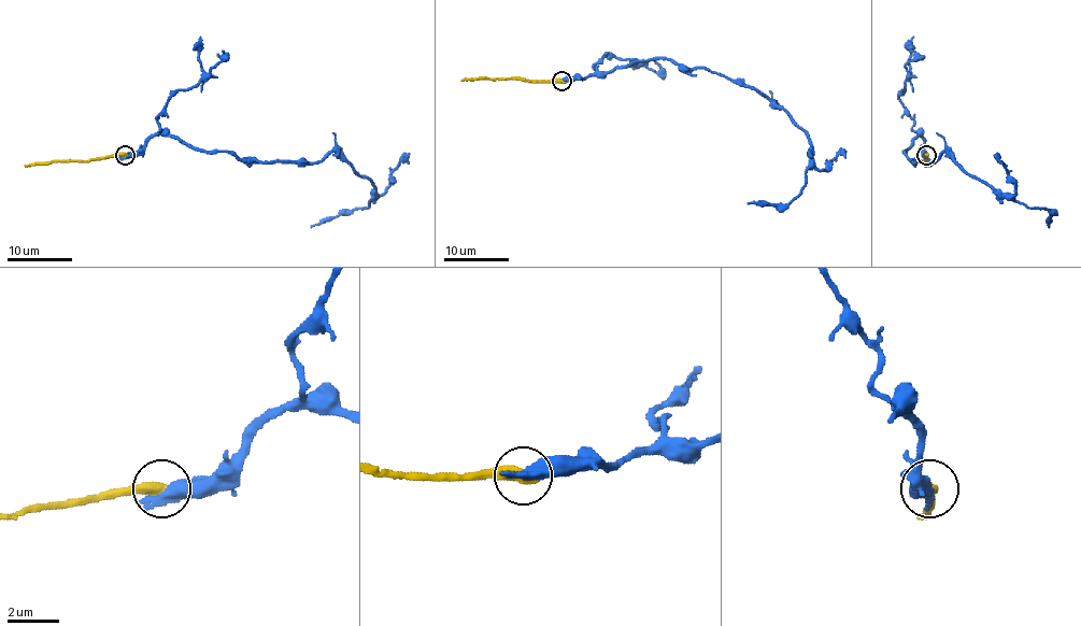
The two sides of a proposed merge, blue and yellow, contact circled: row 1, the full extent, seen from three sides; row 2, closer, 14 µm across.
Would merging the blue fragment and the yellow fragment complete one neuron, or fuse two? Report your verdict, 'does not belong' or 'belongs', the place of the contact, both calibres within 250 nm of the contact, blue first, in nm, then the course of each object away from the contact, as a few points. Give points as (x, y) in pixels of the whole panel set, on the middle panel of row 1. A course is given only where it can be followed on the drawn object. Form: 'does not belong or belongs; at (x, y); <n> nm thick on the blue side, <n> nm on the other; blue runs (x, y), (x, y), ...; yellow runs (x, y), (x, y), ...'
does not belong; at (562, 81); 550 nm thick on the blue side, 500 nm on the other; blue runs (562, 82), (639, 60), (671, 59), (754, 86), (806, 133), (810, 167), (804, 188), (787, 204), (748, 204); yellow runs (562, 82), (461, 80)

